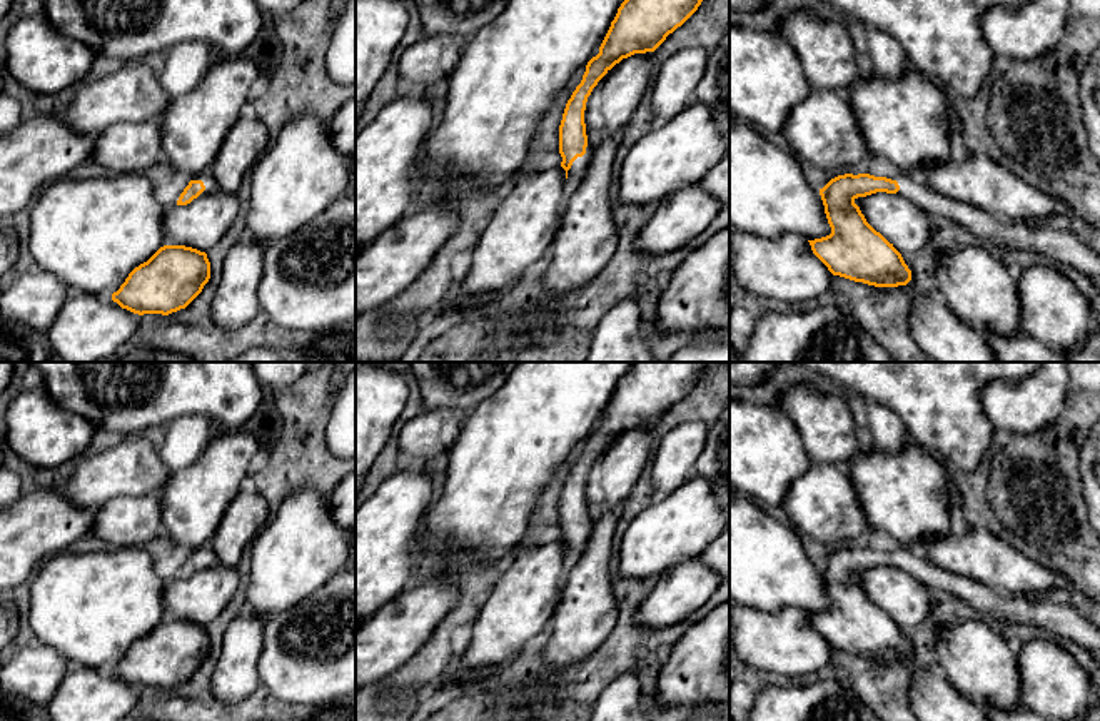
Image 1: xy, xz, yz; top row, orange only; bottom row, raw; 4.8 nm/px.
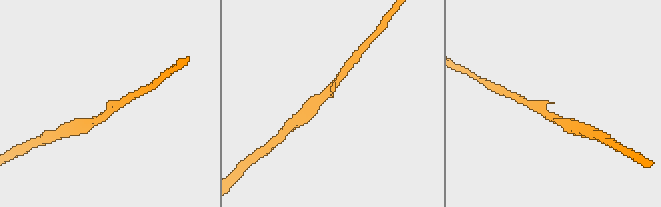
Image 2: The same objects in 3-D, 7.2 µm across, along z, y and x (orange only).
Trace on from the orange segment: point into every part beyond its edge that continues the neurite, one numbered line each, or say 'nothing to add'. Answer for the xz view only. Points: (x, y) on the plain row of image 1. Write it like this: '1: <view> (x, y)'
1: xz (576, 548)

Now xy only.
1: xy (211, 559)

